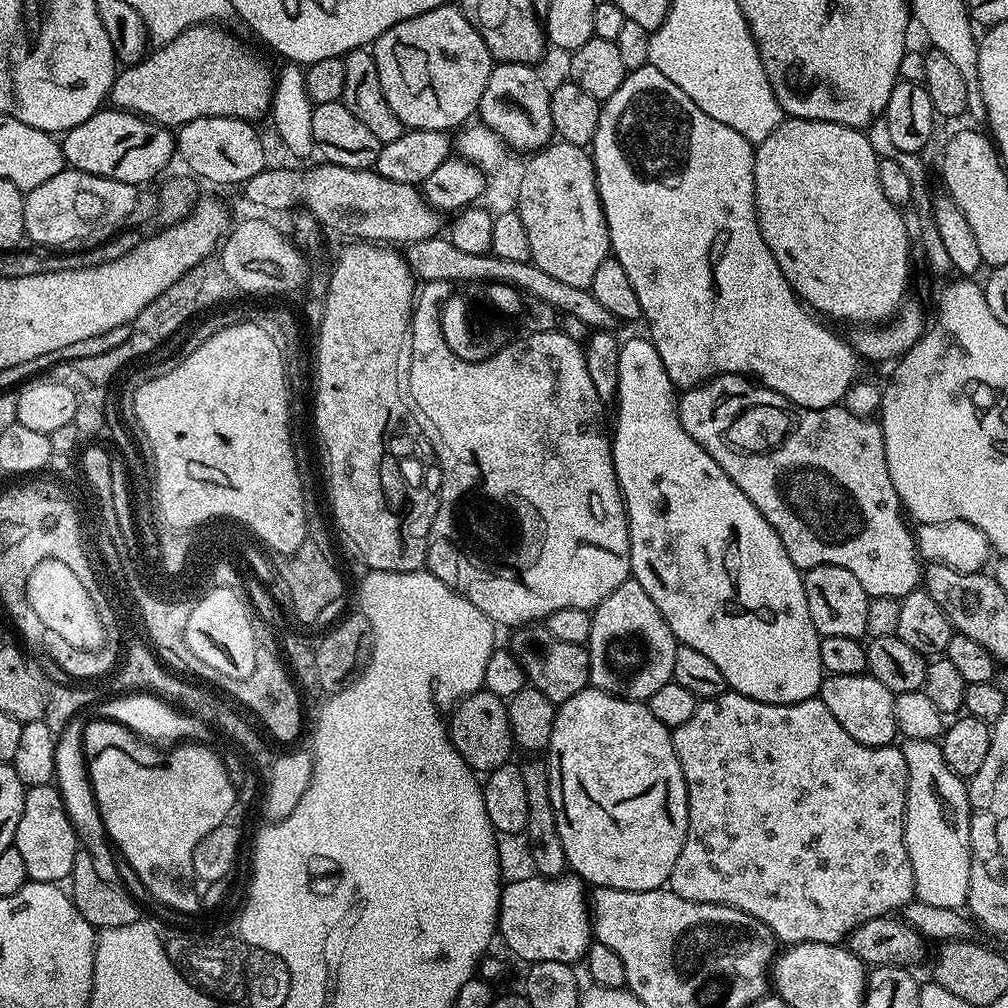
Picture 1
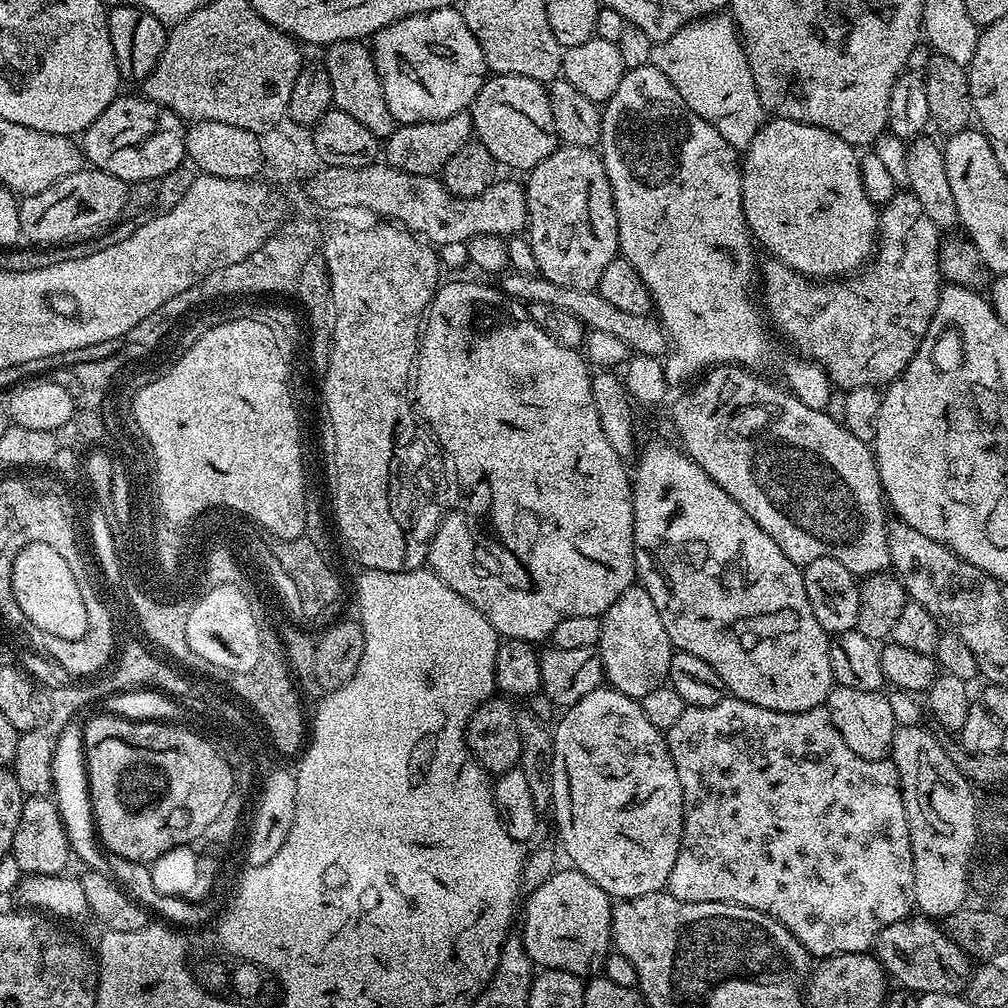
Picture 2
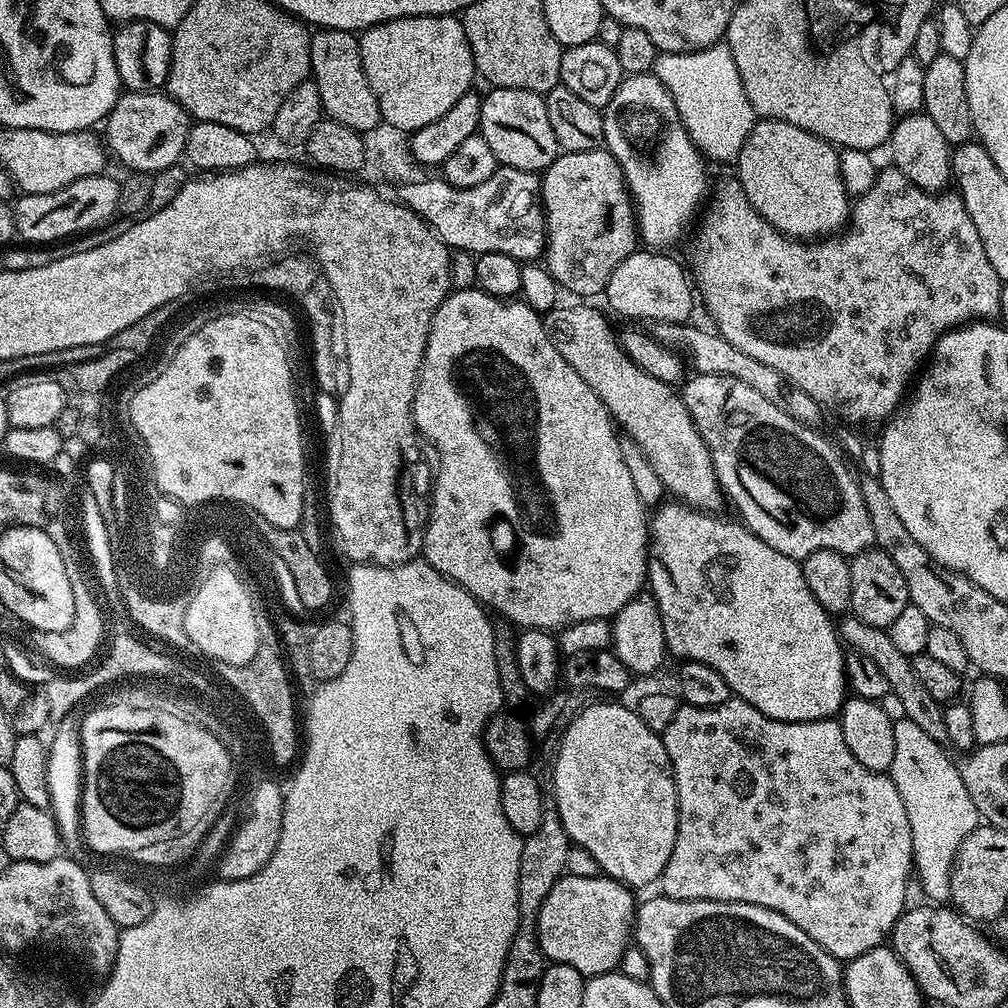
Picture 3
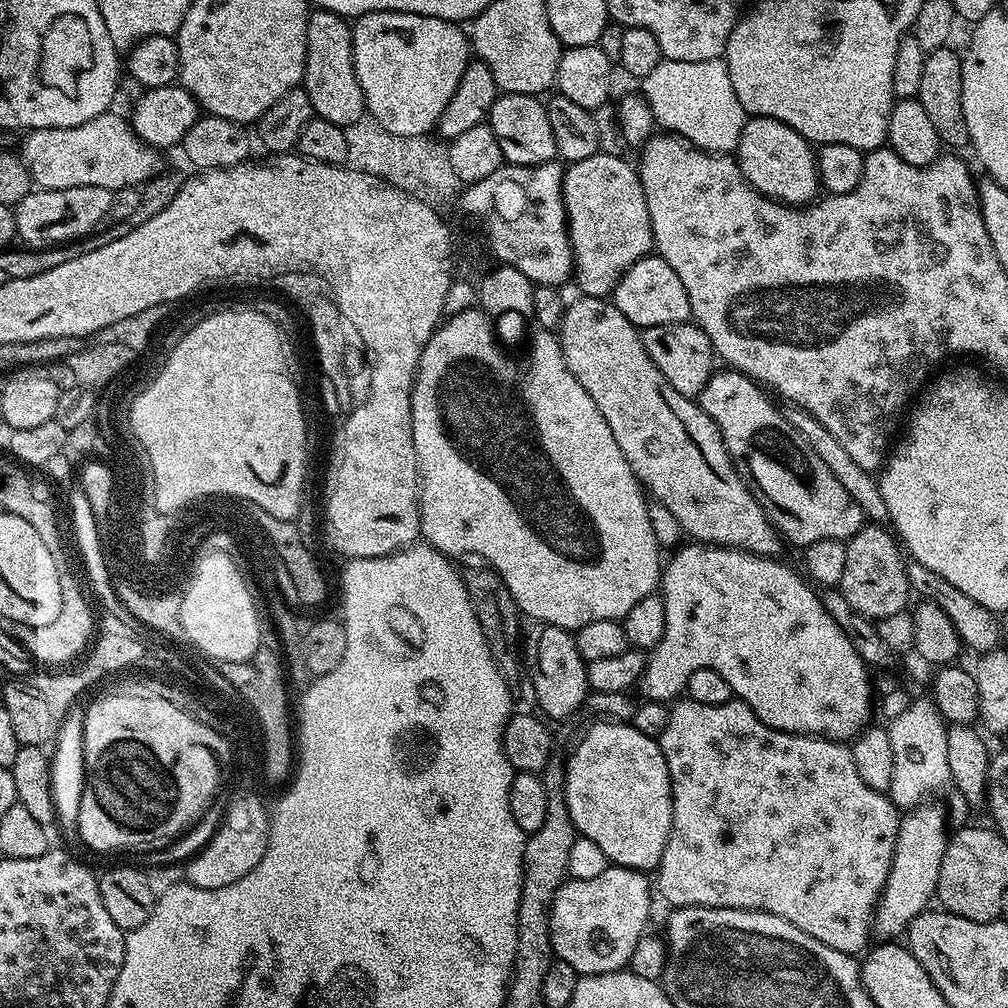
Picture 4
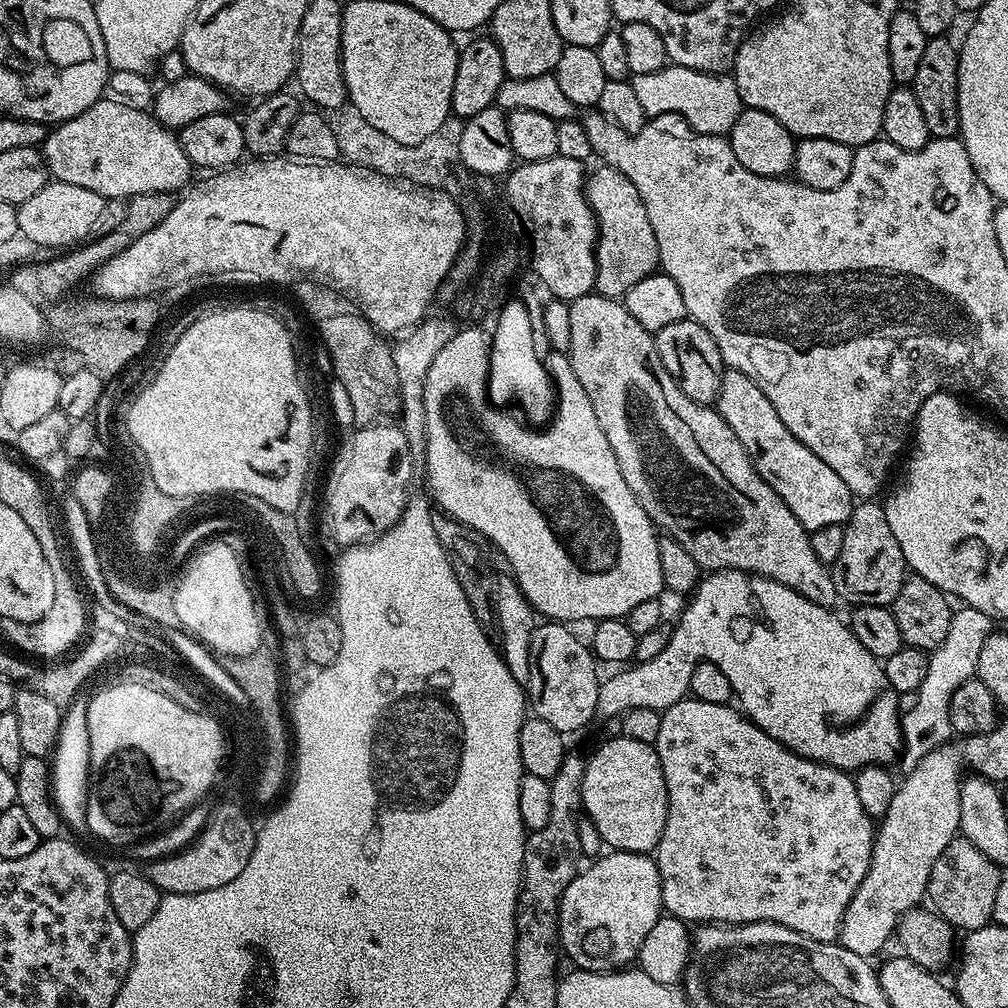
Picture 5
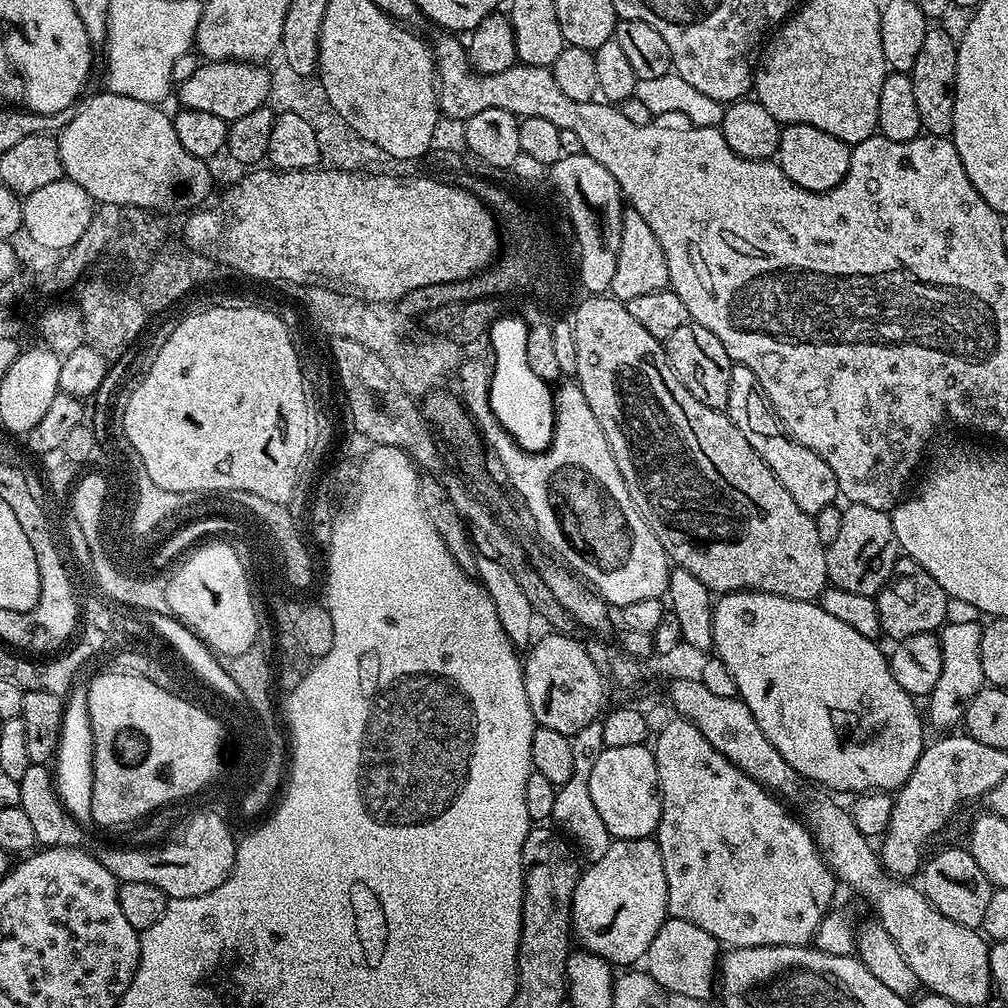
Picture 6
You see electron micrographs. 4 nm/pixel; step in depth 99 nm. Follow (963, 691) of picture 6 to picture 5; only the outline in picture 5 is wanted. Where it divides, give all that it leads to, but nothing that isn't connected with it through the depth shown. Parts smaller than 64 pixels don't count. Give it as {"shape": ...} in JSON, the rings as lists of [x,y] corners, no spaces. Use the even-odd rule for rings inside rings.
{"shape":[[[967,606],[955,609],[950,618],[950,630],[942,646],[938,646],[929,655],[926,666],[926,678],[922,678],[922,686],[916,691],[914,707],[903,713],[900,731],[904,734],[902,745],[902,761],[904,768],[912,769],[926,758],[935,748],[953,739],[954,733],[950,722],[950,698],[954,698],[954,690],[962,686],[962,682],[973,679],[978,670],[978,657],[986,638],[994,630],[992,617],[982,614],[982,610],[974,610]]]}

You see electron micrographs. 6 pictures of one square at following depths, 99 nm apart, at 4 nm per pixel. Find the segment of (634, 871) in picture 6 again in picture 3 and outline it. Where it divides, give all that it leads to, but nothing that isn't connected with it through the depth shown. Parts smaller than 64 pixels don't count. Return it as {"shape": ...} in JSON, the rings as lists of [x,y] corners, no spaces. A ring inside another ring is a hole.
{"shape":[[[603,874],[595,875],[561,876],[558,882],[554,882],[554,890],[546,894],[546,902],[542,902],[542,910],[536,919],[536,933],[545,961],[574,966],[585,978],[601,976],[619,969],[622,954],[630,947],[630,941],[634,936],[634,921],[638,907],[637,897],[632,897],[635,895],[628,885],[619,884],[617,880]]]}

